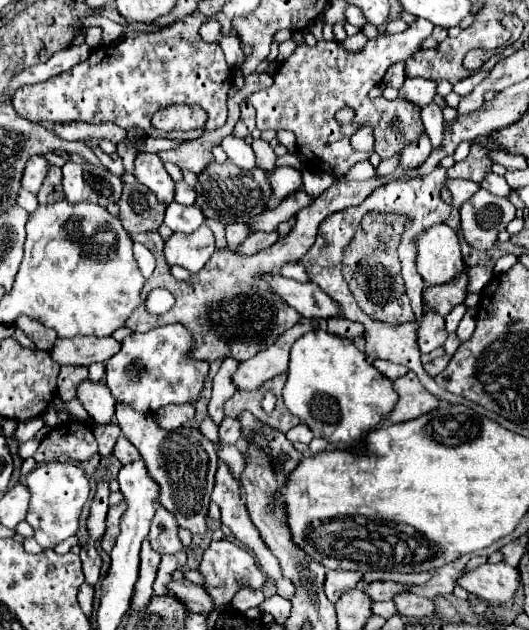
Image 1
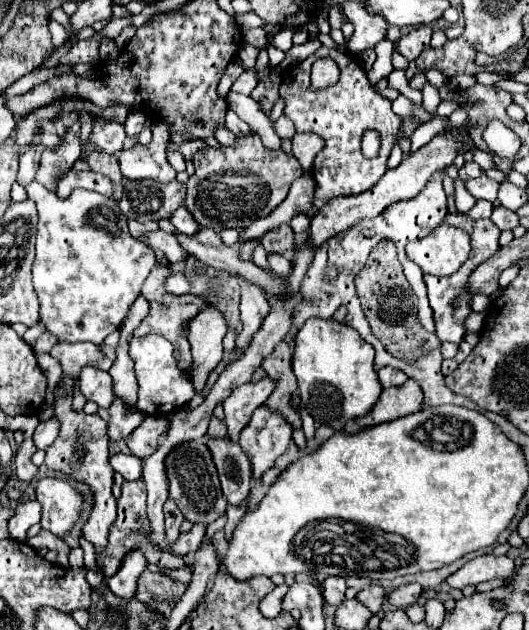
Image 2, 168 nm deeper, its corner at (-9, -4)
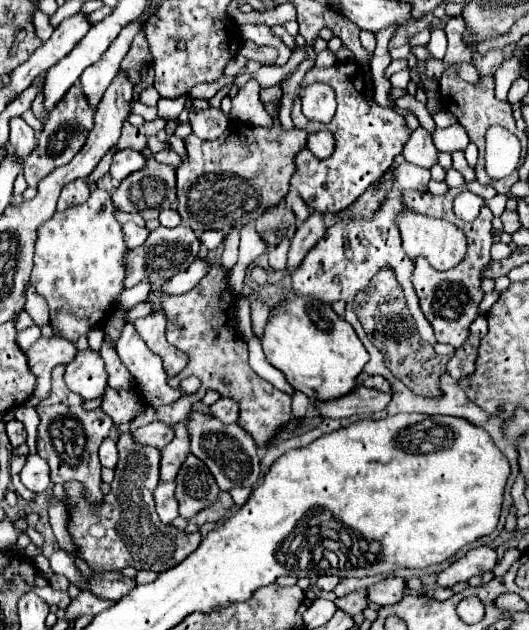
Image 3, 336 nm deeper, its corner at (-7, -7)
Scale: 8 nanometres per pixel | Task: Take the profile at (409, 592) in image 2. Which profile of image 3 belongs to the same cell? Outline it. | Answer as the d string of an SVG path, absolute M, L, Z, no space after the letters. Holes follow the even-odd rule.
M385 578L377 584L371 584L367 588L367 598L369 602L377 604L377 606L389 606L399 602L403 596L407 594L405 588L405 580L403 578Z

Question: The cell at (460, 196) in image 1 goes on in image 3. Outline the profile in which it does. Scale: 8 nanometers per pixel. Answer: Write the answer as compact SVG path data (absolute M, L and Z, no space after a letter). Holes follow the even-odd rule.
M421 126L417 130L413 130L409 144L405 144L403 156L407 162L431 168L437 162L437 148L431 140L431 134Z

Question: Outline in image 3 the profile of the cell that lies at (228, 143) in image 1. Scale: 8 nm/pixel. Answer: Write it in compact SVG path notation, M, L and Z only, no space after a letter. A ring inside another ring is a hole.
M193 106L189 108L189 124L193 128L193 134L199 136L201 140L215 140L221 136L229 124L229 118L221 112L221 108L205 108L205 110L195 110Z

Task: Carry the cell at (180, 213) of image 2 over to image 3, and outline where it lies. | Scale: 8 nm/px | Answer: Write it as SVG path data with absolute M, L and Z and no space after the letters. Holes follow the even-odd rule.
M165 210L165 212L161 212L159 214L159 222L161 222L161 226L167 226L167 228L175 228L175 226L179 226L179 222L181 222L181 218L179 218L179 214L177 214L177 210Z

